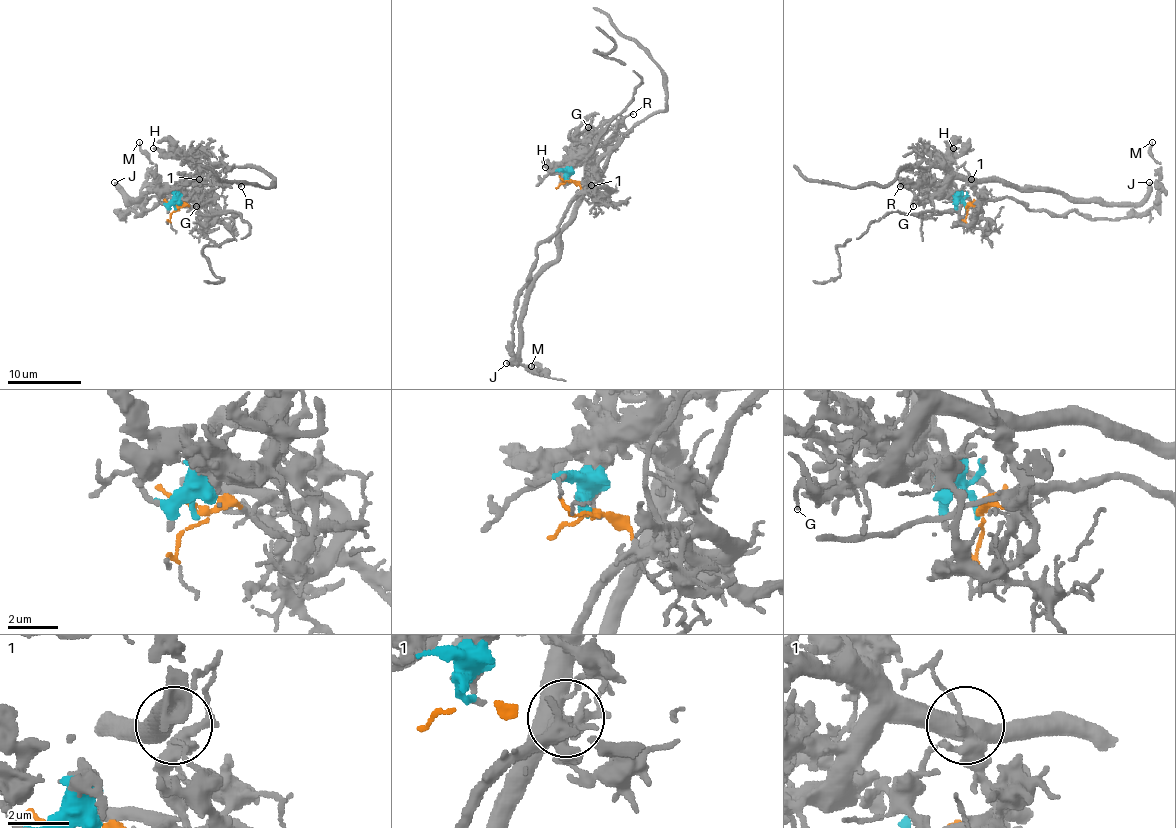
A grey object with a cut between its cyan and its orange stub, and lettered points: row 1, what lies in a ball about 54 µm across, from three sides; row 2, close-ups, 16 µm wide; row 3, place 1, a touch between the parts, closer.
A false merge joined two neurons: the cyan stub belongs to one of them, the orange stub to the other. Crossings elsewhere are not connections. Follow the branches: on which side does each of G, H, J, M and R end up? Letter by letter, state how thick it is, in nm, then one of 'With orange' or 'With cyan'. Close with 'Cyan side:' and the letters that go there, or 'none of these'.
G: Thickness 120 nm. With cyan
H: Thickness 320 nm. With cyan
J: Thickness 360 nm. With cyan
M: Thickness 140 nm. With orange
R: Thickness 130 nm. With cyan
Cyan side: G, H, J, R

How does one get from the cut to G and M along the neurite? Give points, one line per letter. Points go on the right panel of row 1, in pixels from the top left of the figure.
G: (966, 207), (956, 201), (932, 198), (923, 201), (914, 199), (912, 207)
M: (966, 207), (1014, 198), (1032, 210), (1143, 216), (1156, 203), (1160, 166), (1152, 142)

